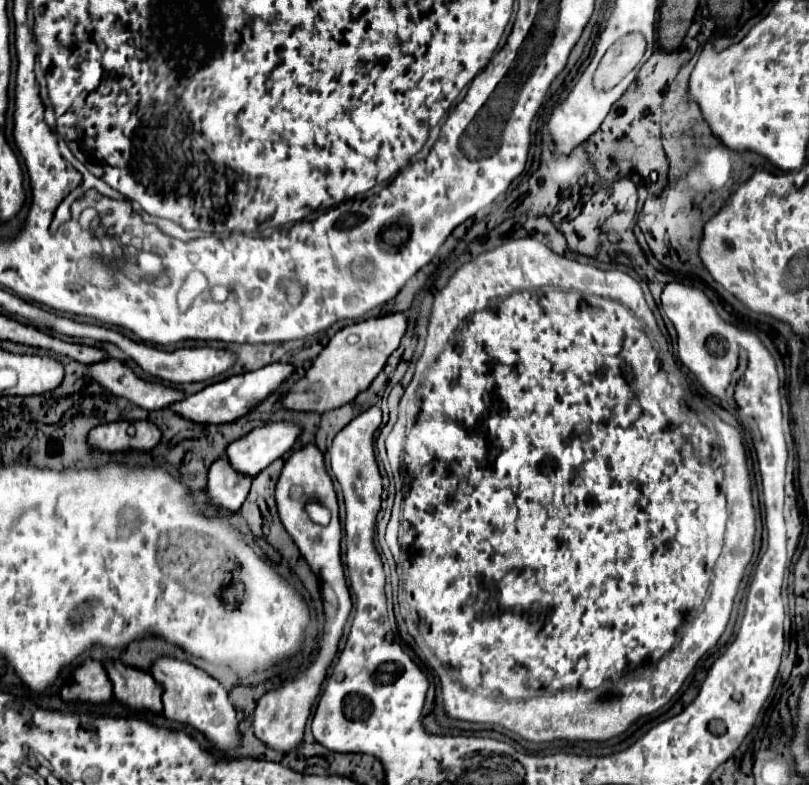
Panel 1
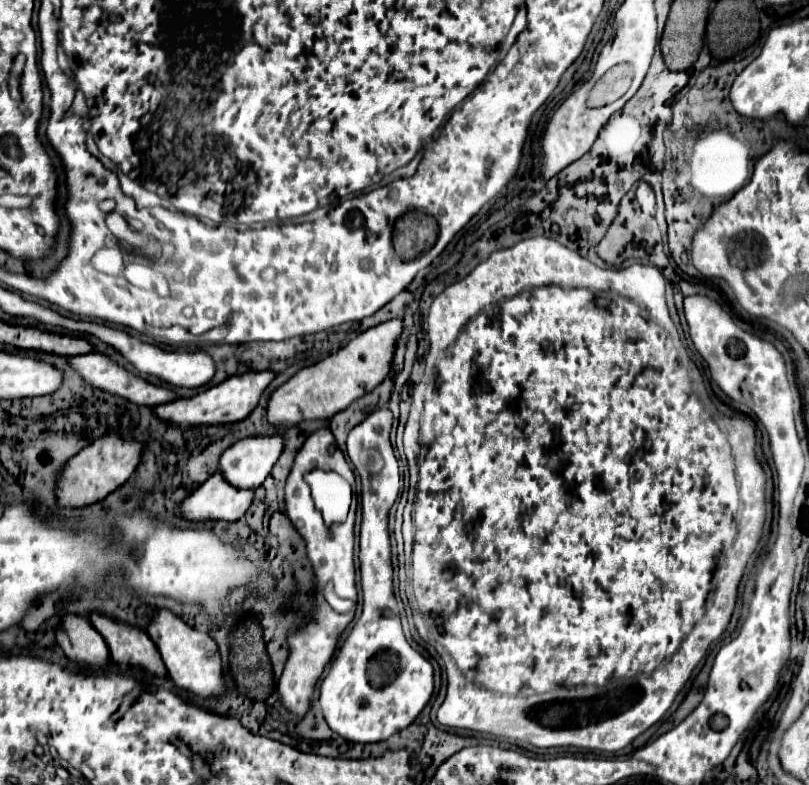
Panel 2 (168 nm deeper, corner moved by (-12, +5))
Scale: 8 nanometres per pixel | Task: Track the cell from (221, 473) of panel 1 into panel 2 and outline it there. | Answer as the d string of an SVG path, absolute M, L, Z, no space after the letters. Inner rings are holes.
M212 474L200 488L196 488L178 506L178 514L184 520L208 522L208 520L240 520L250 508L254 498L252 490L236 490L222 480L222 474Z

